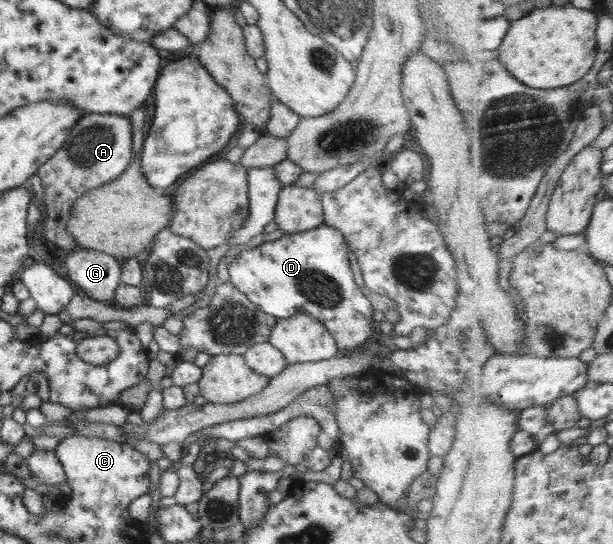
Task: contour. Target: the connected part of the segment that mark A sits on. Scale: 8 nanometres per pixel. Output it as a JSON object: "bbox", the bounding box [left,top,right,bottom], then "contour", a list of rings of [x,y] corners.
{"bbox":[36,113,132,249],"contour":[[[86,113],[72,128],[66,142],[56,154],[42,164],[36,173],[44,187],[42,205],[46,207],[44,239],[49,247],[72,249],[77,241],[66,231],[70,209],[84,193],[116,180],[132,160],[132,124],[130,118],[120,114]]]}

